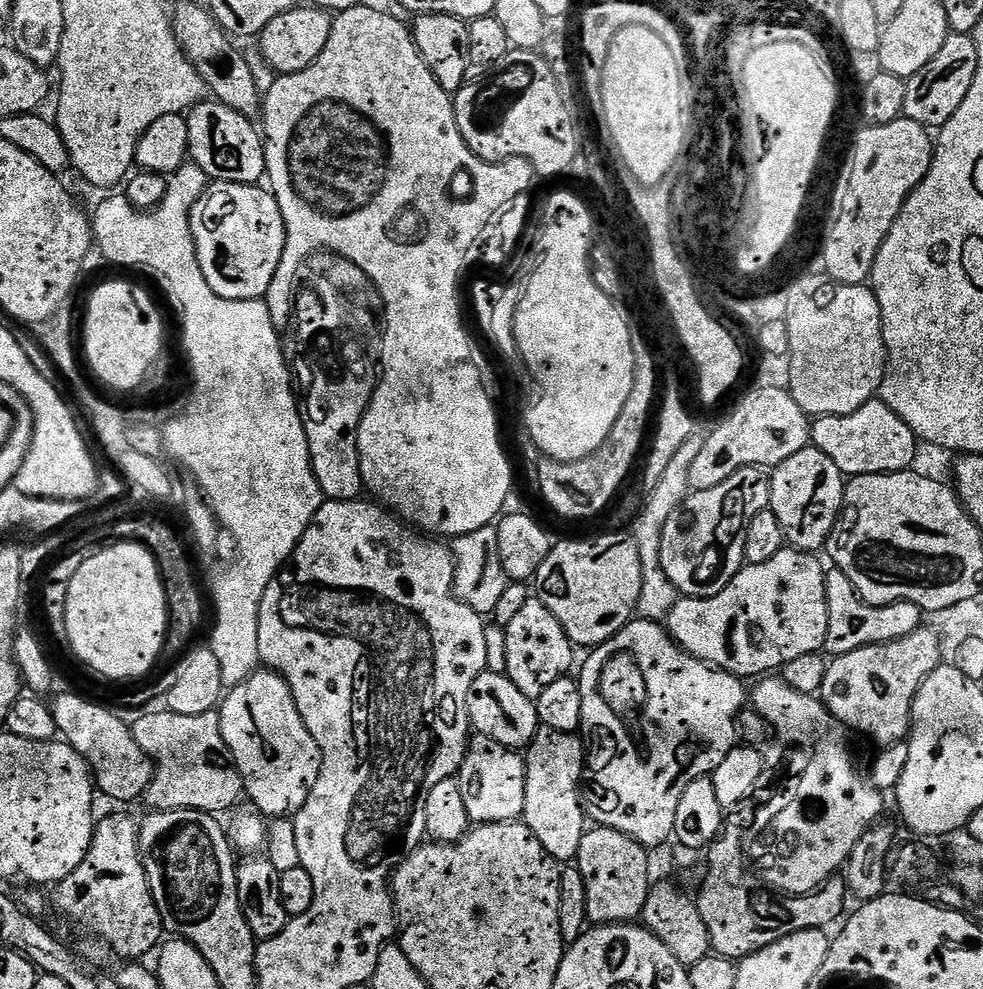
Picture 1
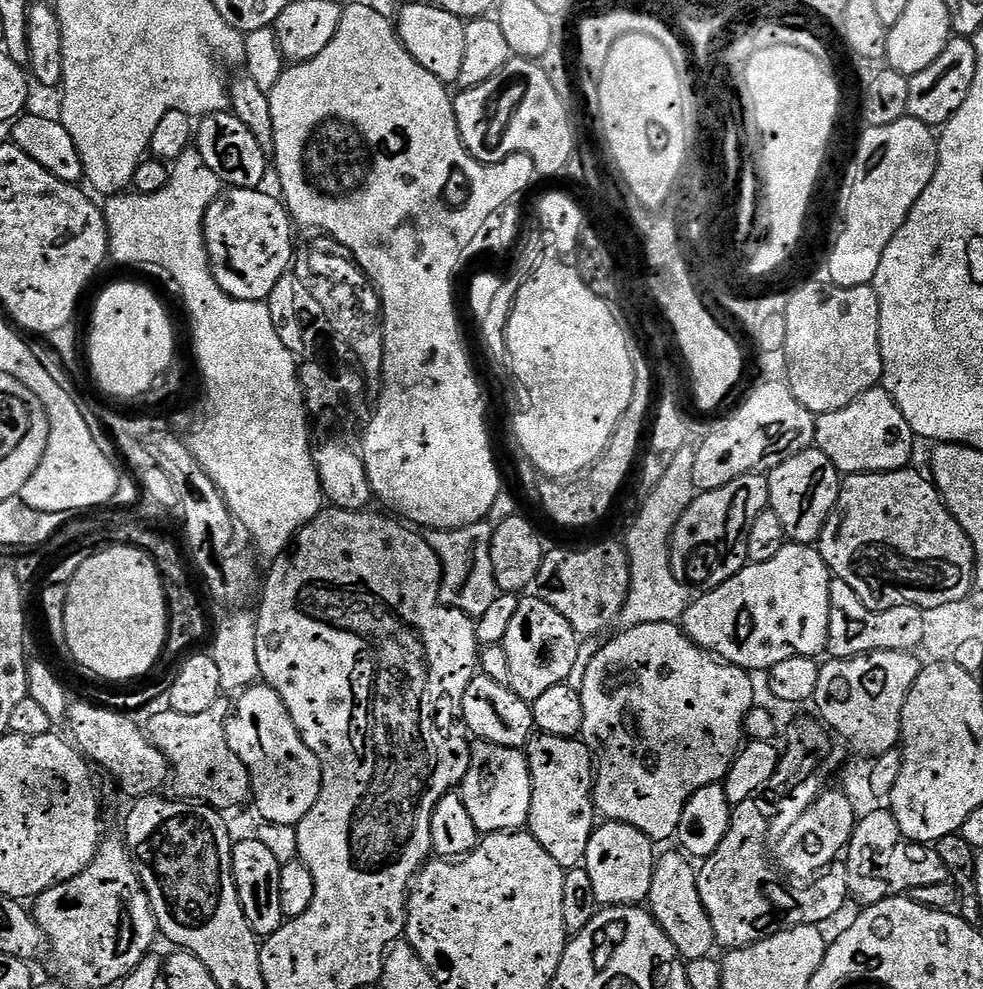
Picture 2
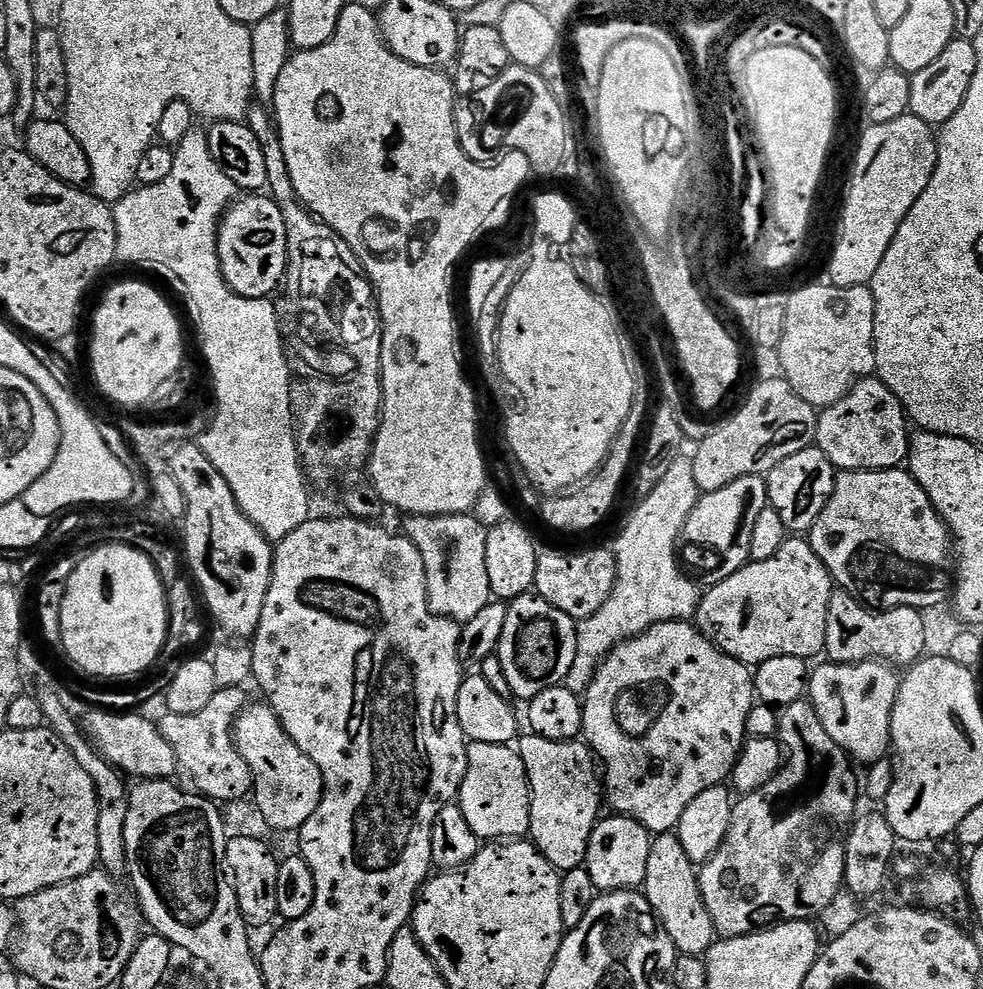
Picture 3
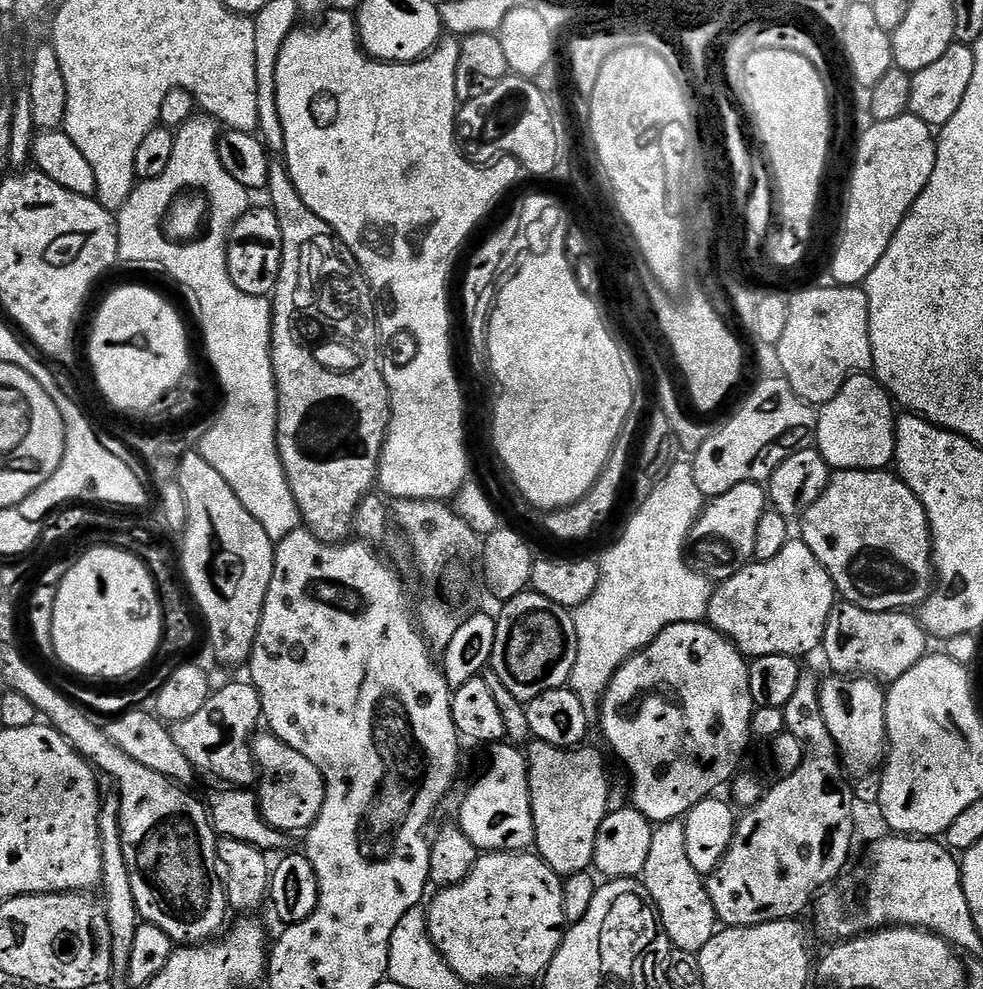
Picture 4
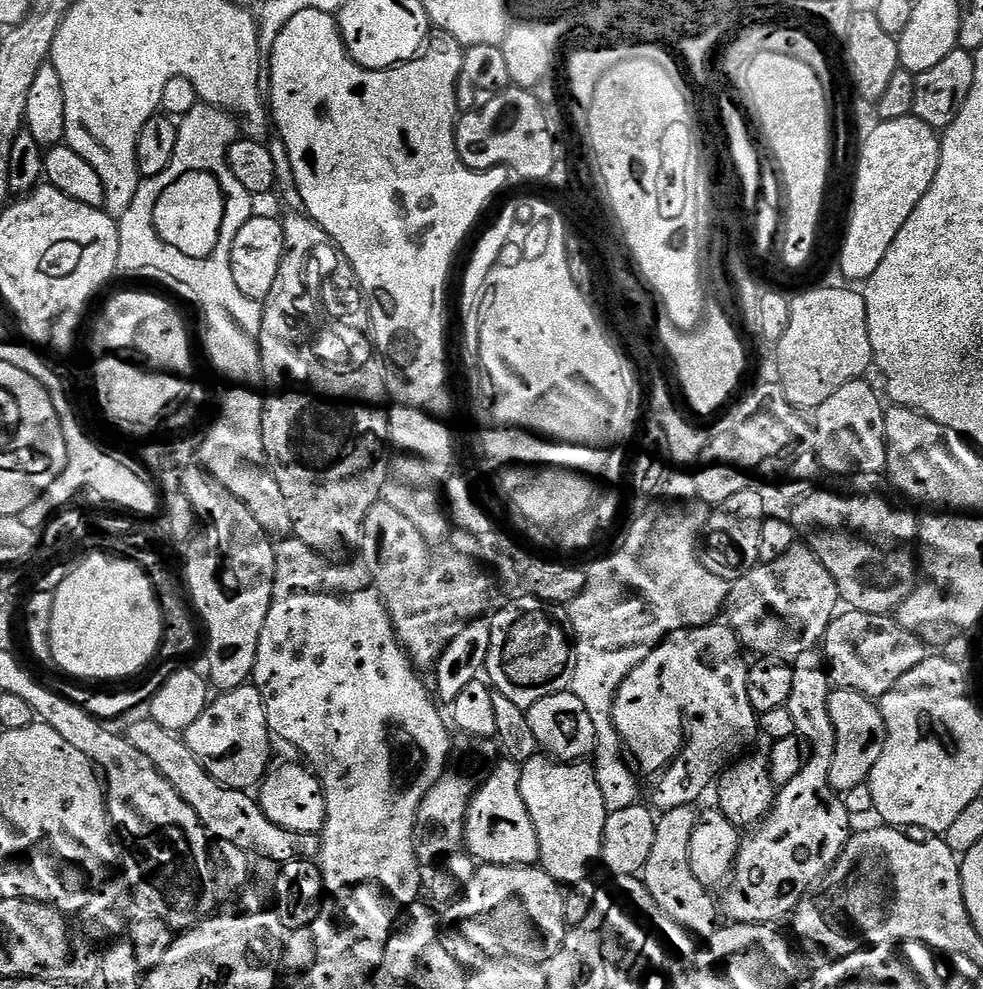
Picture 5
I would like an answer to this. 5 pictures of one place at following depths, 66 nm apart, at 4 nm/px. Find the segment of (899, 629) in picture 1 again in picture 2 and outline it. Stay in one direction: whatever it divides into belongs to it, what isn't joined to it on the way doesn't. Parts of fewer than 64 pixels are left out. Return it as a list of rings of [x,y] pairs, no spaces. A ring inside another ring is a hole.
[[[833,579],[830,586],[830,630],[828,631],[829,657],[849,660],[855,656],[865,656],[871,652],[912,652],[921,643],[920,618],[917,609],[910,605],[875,612],[870,610],[846,586],[846,582]]]

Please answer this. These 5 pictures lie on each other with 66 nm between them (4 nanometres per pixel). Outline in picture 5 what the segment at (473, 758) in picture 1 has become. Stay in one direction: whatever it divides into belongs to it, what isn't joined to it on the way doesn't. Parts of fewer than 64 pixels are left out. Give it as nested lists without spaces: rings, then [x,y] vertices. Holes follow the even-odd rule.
[[[504,758],[496,766],[497,768],[485,780],[483,777],[482,783],[468,803],[468,813],[464,823],[466,851],[480,864],[535,865],[540,859],[538,834],[534,830],[534,822],[530,822],[526,802],[522,802],[521,765]]]

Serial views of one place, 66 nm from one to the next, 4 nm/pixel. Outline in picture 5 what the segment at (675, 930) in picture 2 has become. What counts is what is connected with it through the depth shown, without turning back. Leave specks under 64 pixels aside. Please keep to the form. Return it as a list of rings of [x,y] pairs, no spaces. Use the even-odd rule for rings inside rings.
[[[678,806],[659,813],[654,834],[654,850],[650,850],[650,858],[644,867],[642,879],[650,890],[656,903],[656,911],[661,917],[664,915],[670,923],[685,928],[692,936],[707,938],[716,931],[718,921],[716,921],[716,904],[712,901],[713,893],[705,888],[702,882],[698,882],[698,878],[694,878],[694,870],[690,870],[690,834],[694,834],[697,815],[697,809],[692,806]]]

